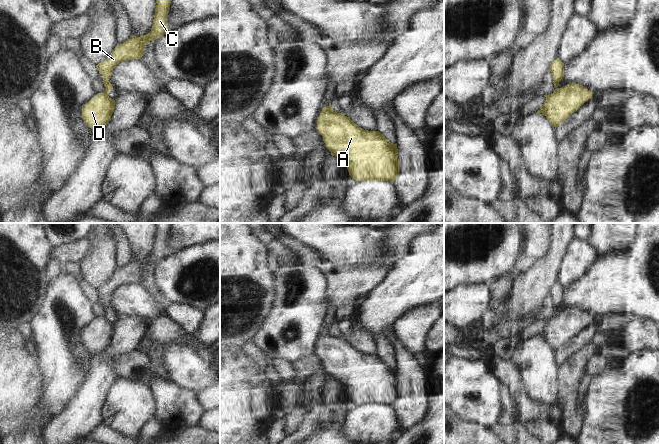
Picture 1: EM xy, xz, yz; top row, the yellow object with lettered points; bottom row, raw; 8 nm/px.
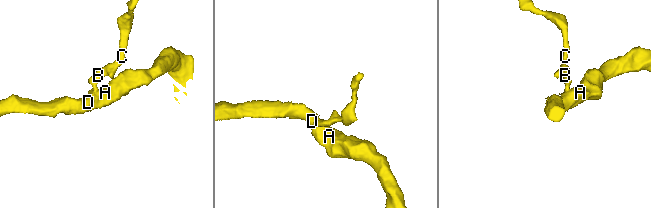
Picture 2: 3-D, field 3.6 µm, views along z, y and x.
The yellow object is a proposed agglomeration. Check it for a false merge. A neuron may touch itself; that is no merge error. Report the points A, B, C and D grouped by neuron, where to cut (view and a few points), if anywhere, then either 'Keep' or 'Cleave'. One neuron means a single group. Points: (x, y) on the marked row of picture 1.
Groups: A D / B C. Split along xy (103, 92), (108, 96). Cleave.

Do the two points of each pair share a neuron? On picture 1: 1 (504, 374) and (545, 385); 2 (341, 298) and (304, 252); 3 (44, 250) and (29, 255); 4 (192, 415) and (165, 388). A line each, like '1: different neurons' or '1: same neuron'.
1: different neurons
2: same neuron
3: same neuron
4: same neuron

